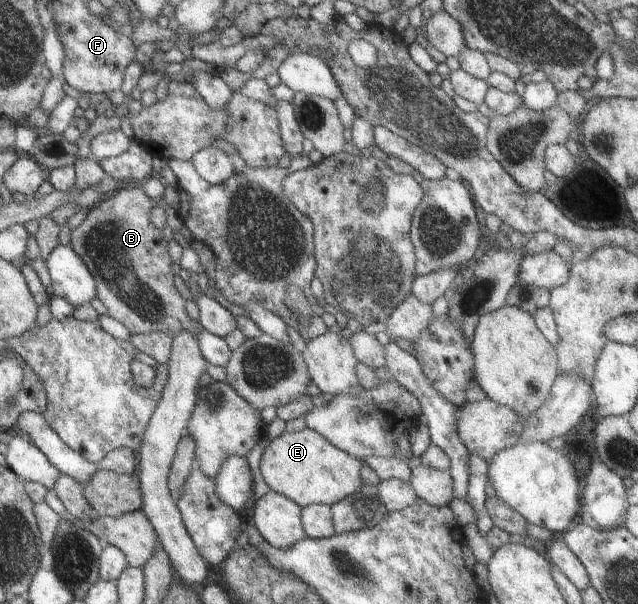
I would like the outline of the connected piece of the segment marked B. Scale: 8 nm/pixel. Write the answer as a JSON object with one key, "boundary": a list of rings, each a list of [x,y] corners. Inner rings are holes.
{"boundary":[[[121,186],[88,208],[85,219],[70,230],[68,245],[92,274],[95,297],[105,307],[105,315],[123,323],[131,334],[160,332],[172,337],[185,331],[197,340],[201,326],[189,318],[173,285],[168,242],[149,220],[149,211],[159,204],[141,188]]]}

